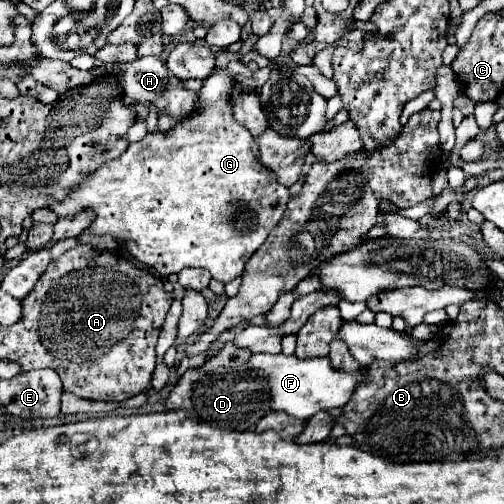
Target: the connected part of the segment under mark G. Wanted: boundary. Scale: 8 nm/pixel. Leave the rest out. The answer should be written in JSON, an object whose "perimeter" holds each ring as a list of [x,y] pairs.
{"perimeter":[[[222,68],[220,72],[214,72],[212,76],[208,76],[202,84],[202,88],[198,90],[198,102],[194,106],[194,112],[188,114],[184,120],[180,120],[176,126],[172,126],[168,132],[162,132],[162,130],[154,130],[154,132],[148,132],[140,142],[132,142],[126,152],[118,158],[118,160],[110,160],[106,162],[104,166],[100,166],[96,172],[92,172],[88,178],[84,178],[84,182],[78,182],[64,200],[48,200],[46,208],[52,210],[58,218],[64,218],[64,216],[76,216],[80,212],[94,212],[96,218],[92,220],[92,224],[88,226],[90,234],[92,236],[112,236],[116,238],[118,242],[124,244],[124,250],[134,256],[138,262],[146,264],[146,266],[152,266],[156,268],[156,272],[160,276],[170,276],[170,274],[178,274],[182,268],[186,266],[192,266],[192,268],[204,268],[212,274],[212,278],[220,280],[220,282],[230,282],[234,280],[236,276],[242,276],[244,272],[244,264],[248,262],[248,258],[264,244],[264,240],[268,238],[270,230],[280,222],[284,210],[286,210],[286,204],[290,200],[290,192],[286,186],[282,184],[270,184],[268,182],[268,174],[266,174],[266,168],[256,160],[256,140],[254,136],[234,120],[232,116],[232,100],[230,100],[230,90],[232,86],[236,84],[236,78],[234,74],[228,70],[228,68]]]}

